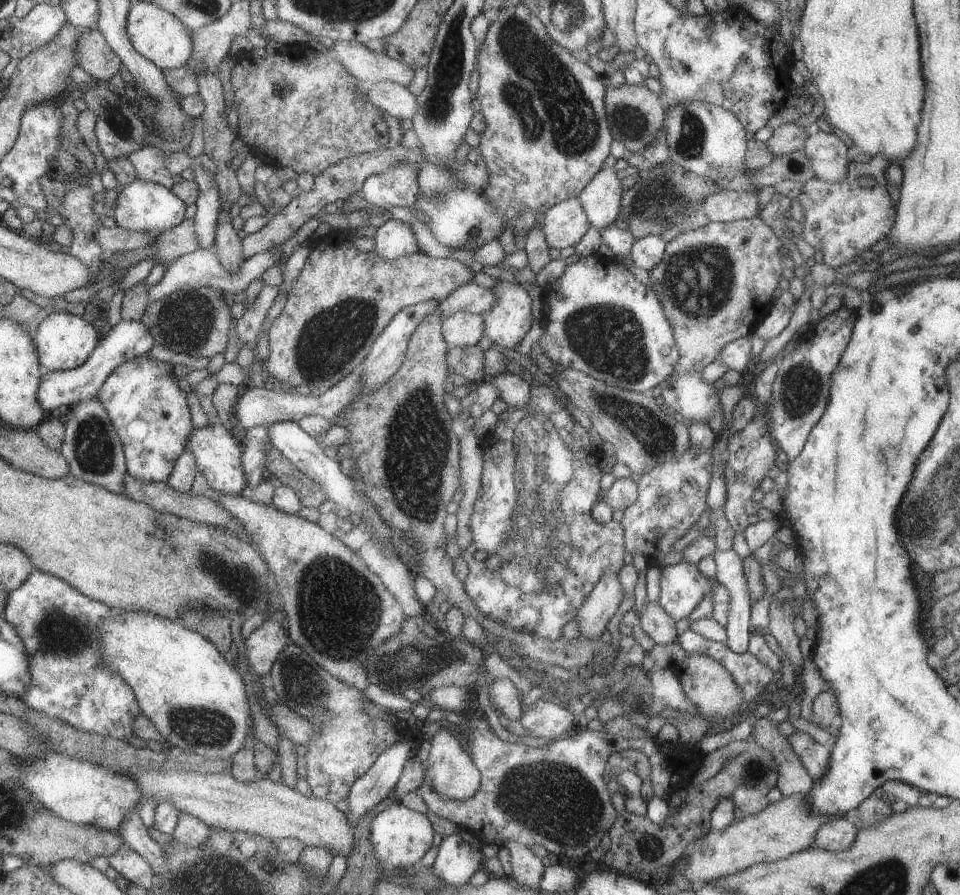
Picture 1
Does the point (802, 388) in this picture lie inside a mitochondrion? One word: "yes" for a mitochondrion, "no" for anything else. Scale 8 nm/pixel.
yes

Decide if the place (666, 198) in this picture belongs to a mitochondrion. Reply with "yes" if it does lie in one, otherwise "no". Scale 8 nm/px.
yes

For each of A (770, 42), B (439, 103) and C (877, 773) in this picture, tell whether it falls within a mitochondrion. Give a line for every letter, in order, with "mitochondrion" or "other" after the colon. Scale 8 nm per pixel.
A: other
B: mitochondrion
C: other

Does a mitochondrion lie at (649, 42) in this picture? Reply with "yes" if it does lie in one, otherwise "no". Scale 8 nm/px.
no

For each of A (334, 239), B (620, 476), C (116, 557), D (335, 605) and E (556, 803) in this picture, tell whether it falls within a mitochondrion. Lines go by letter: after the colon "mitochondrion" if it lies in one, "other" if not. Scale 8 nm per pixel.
A: other
B: other
C: other
D: mitochondrion
E: mitochondrion

